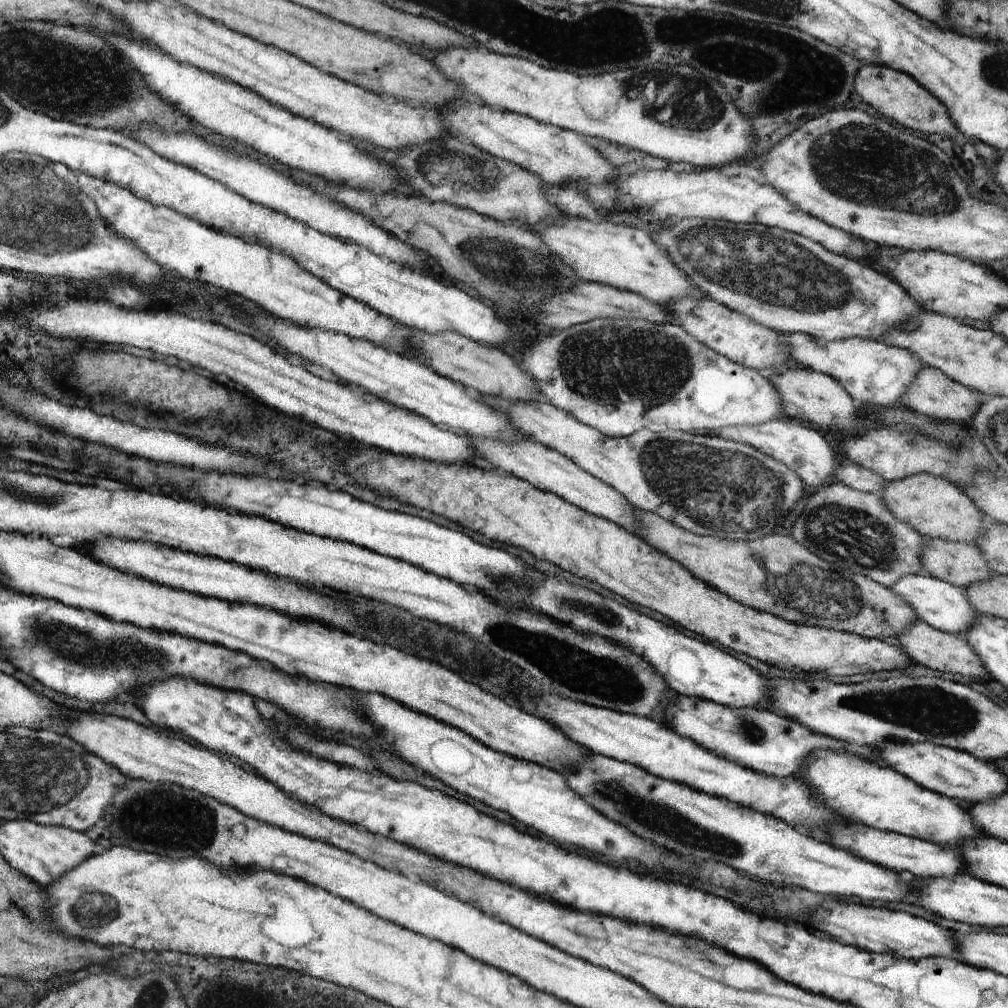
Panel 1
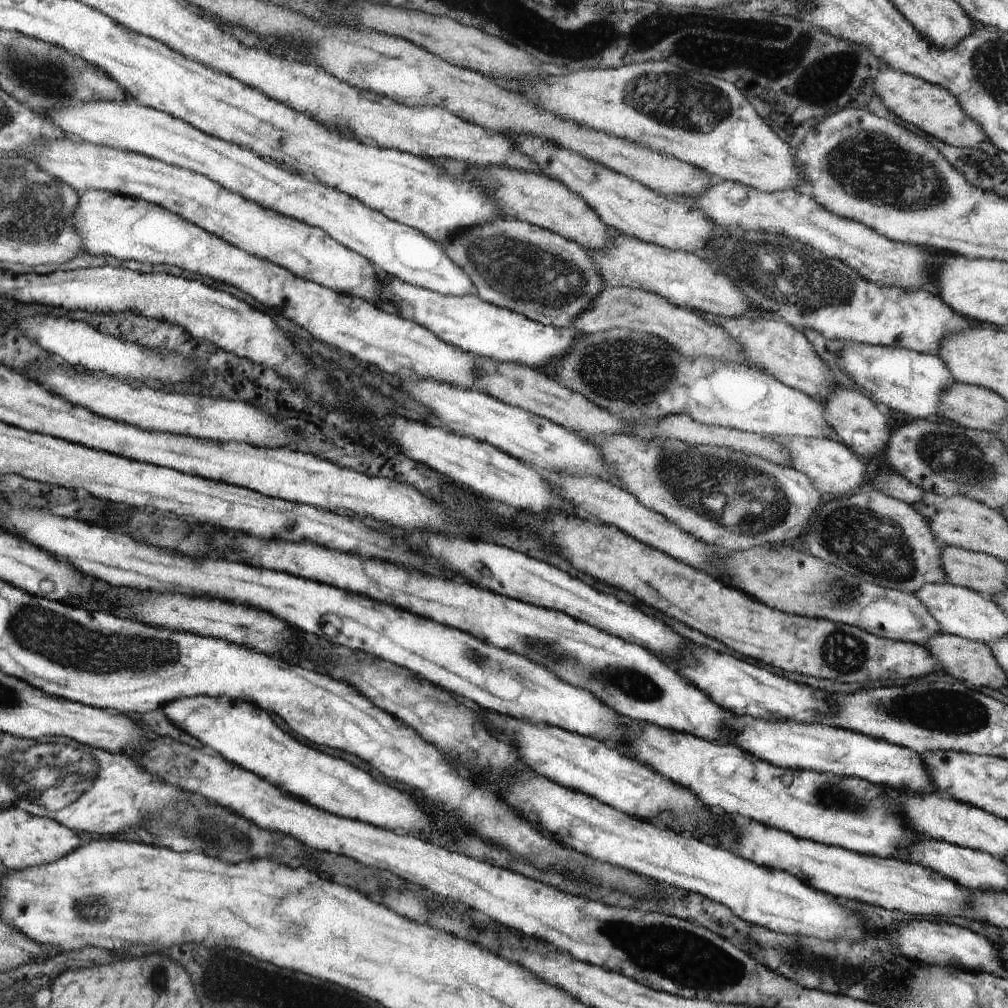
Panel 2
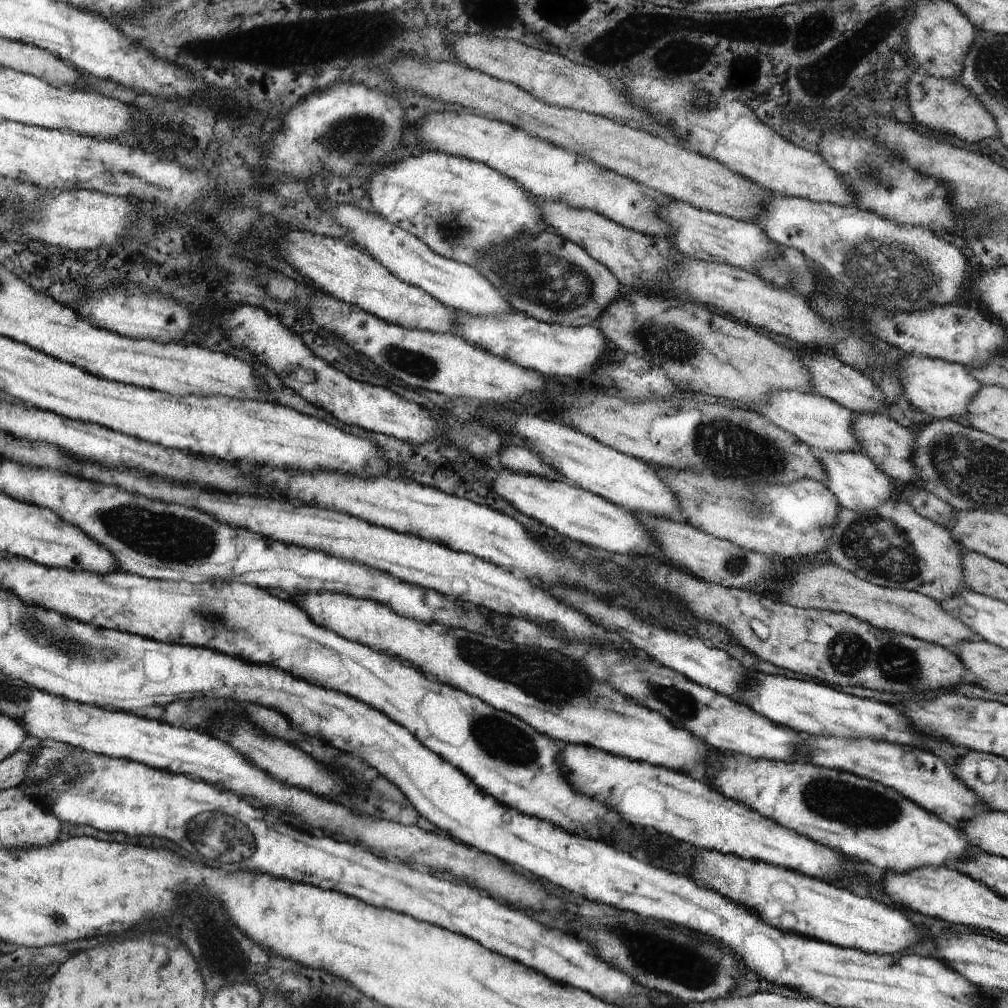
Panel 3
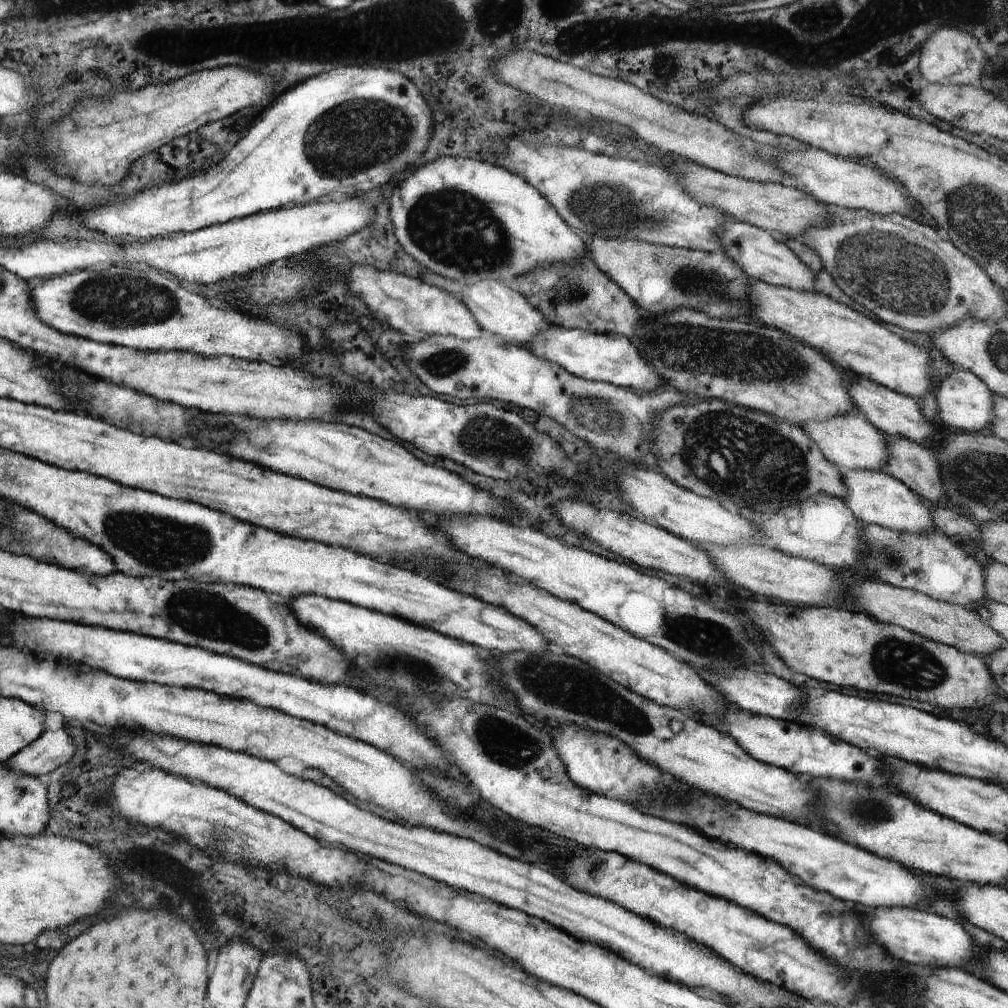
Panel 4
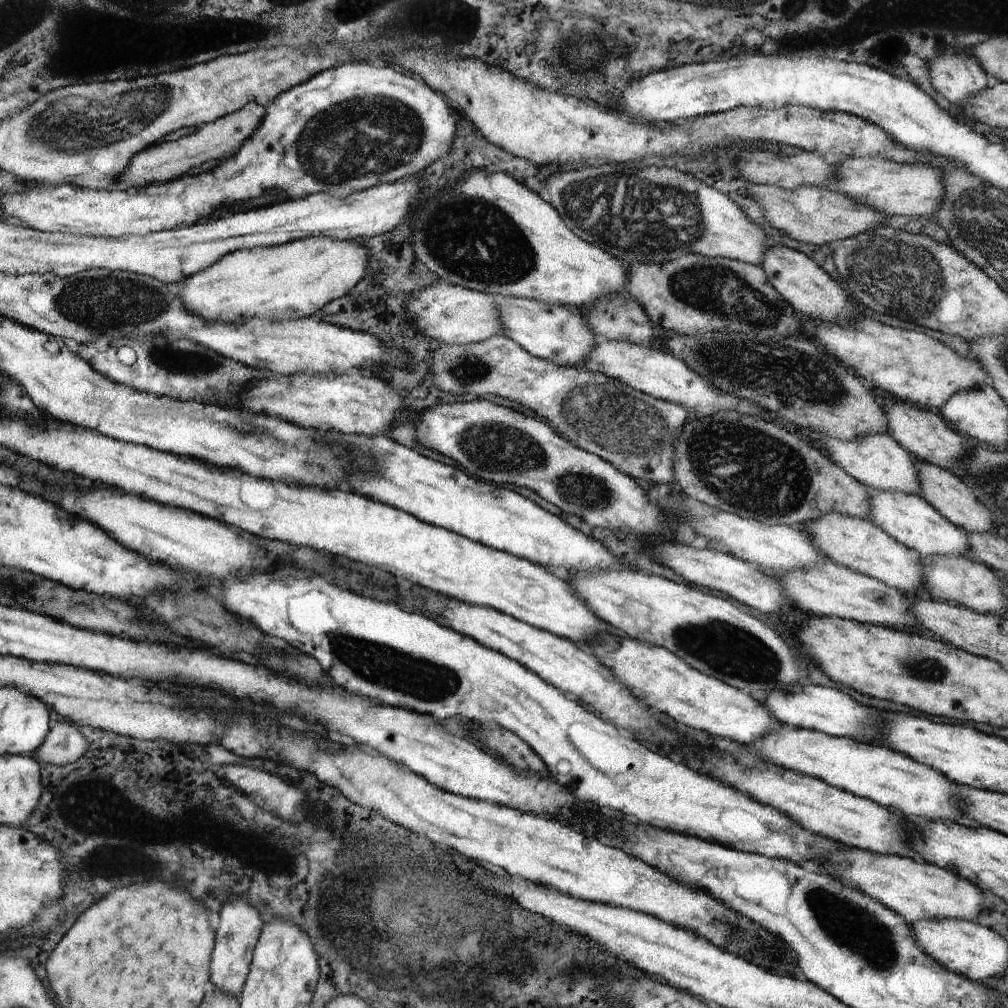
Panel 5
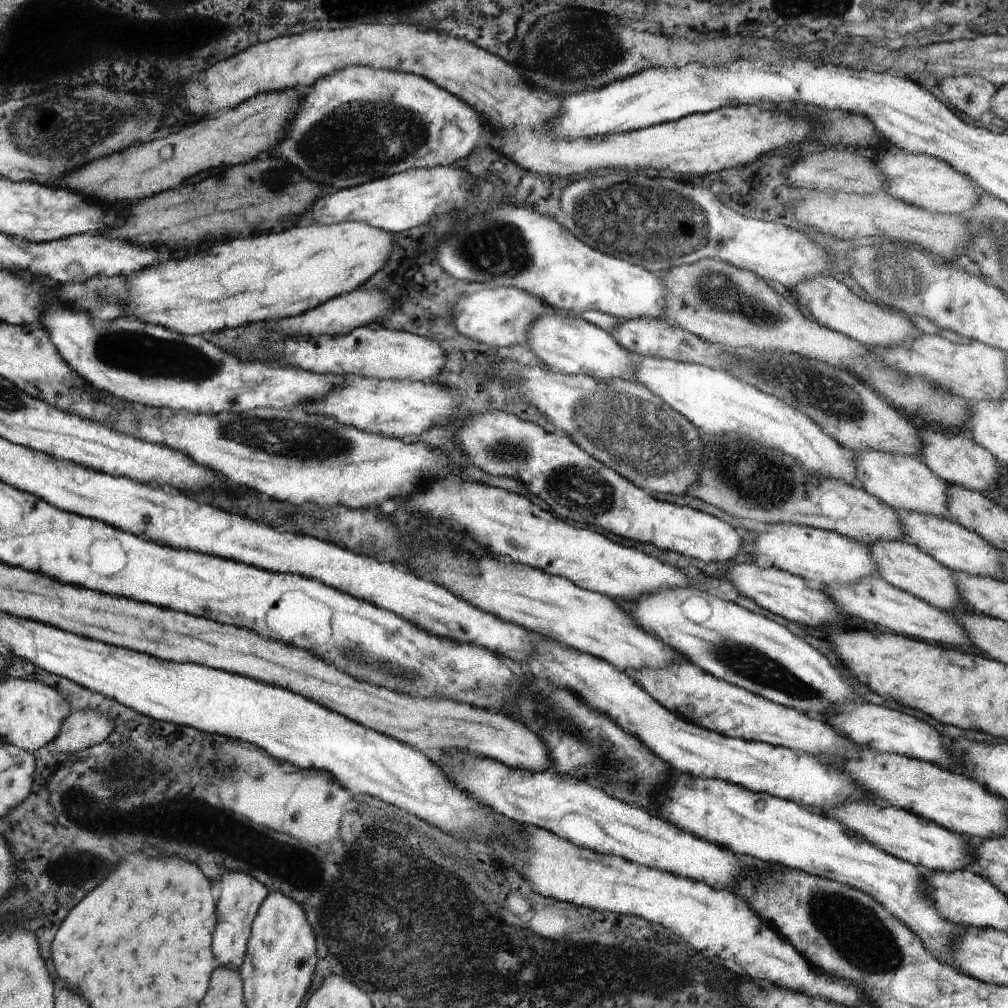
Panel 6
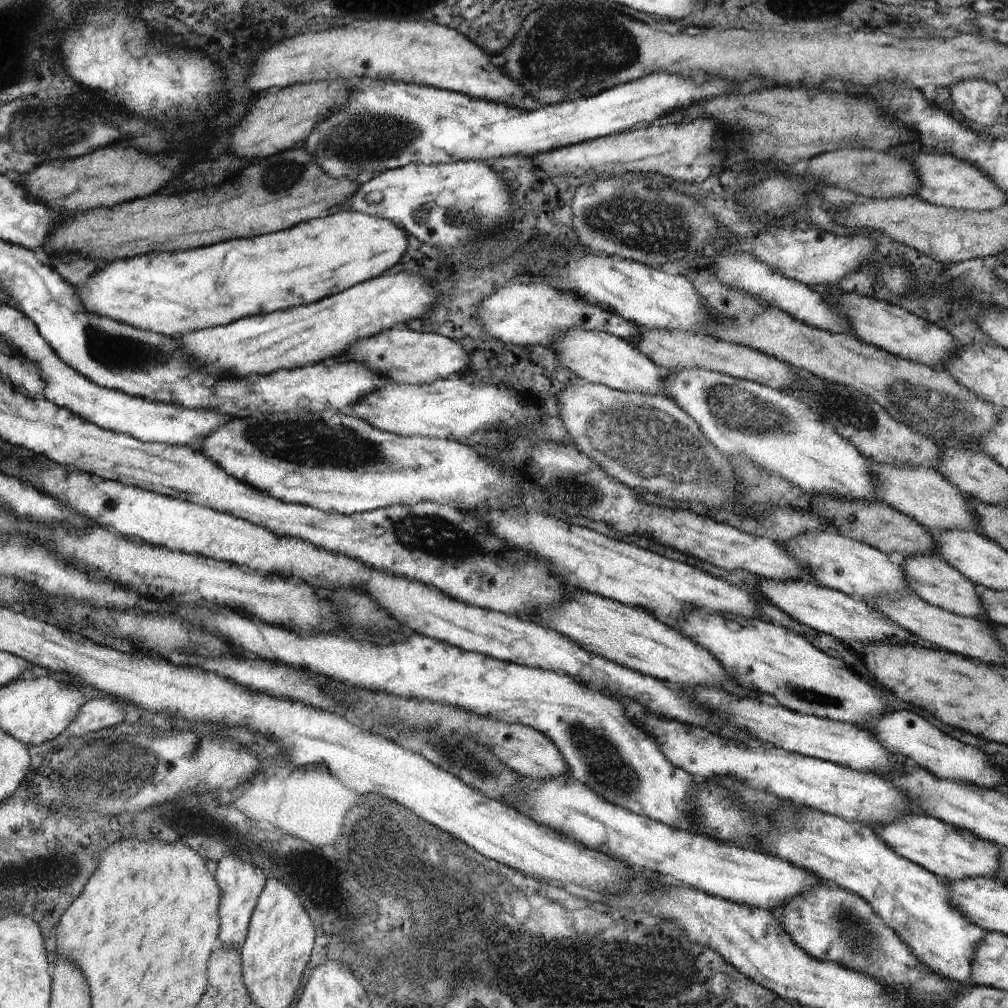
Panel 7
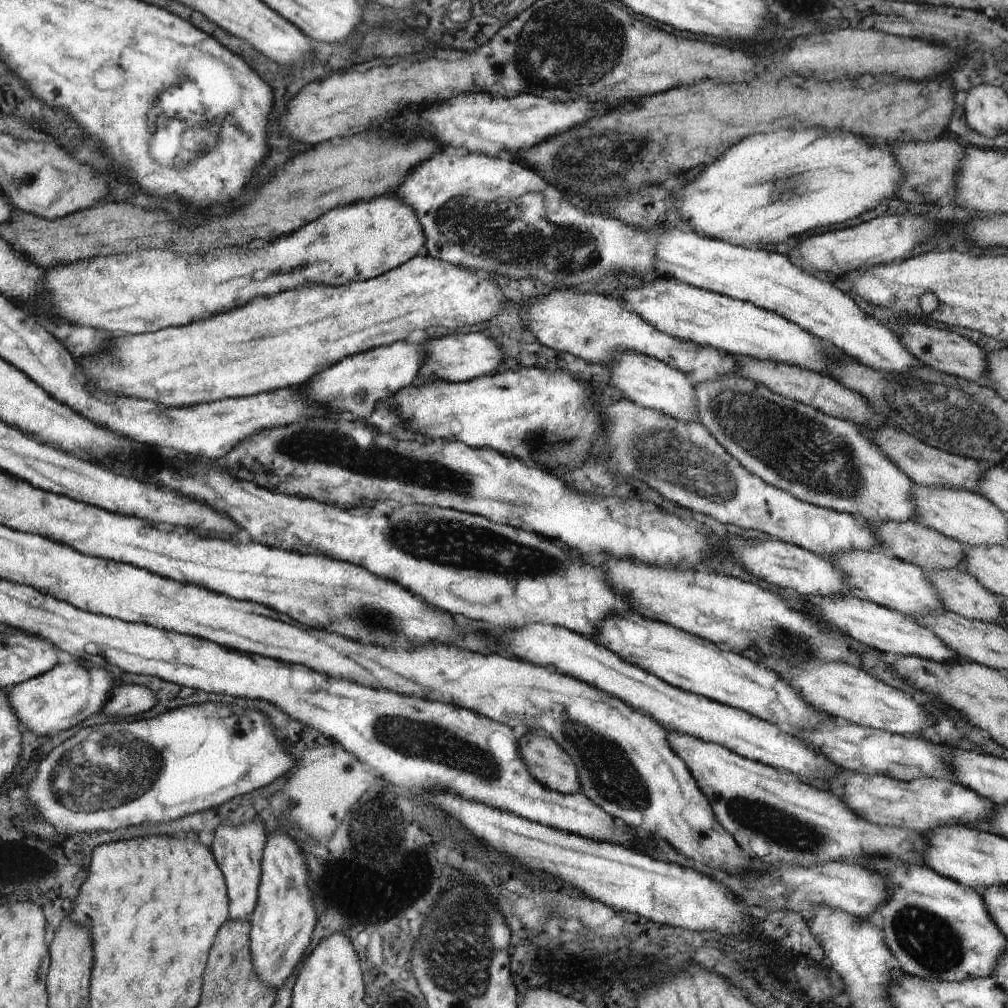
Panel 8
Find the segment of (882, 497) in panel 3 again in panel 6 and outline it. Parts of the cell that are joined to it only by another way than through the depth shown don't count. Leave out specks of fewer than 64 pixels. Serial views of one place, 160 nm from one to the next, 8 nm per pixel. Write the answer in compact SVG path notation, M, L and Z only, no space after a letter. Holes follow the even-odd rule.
M898 511L902 540L916 545L922 552L935 558L954 573L960 571L974 576L1003 578L1001 552L979 534L964 528L948 516L934 516L916 511Z

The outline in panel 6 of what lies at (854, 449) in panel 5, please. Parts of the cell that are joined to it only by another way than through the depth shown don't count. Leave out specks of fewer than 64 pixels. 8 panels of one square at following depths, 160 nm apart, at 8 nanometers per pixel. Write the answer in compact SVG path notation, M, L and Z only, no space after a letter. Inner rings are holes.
M867 450L855 454L855 465L855 484L893 509L950 517L948 484L939 479L918 456Z

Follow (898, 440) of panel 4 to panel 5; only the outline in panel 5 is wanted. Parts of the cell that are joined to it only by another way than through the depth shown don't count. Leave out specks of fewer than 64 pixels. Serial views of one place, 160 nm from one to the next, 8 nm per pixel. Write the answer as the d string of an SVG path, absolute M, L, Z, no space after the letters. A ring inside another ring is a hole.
M916 459L917 477L920 485L920 496L933 506L938 512L942 513L953 525L956 525L966 532L982 532L996 530L998 533L1007 534L1000 527L996 526L993 514L987 506L984 506L974 493L964 484L959 474L950 470L943 469L932 463Z

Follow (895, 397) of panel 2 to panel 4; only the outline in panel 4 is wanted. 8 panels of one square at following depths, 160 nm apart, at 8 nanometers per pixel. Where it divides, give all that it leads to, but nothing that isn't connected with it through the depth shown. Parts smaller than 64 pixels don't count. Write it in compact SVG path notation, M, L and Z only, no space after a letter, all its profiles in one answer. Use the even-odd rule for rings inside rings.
M960 367L942 379L936 392L936 402L938 416L951 430L972 433L990 432L993 419L993 393L973 372Z

